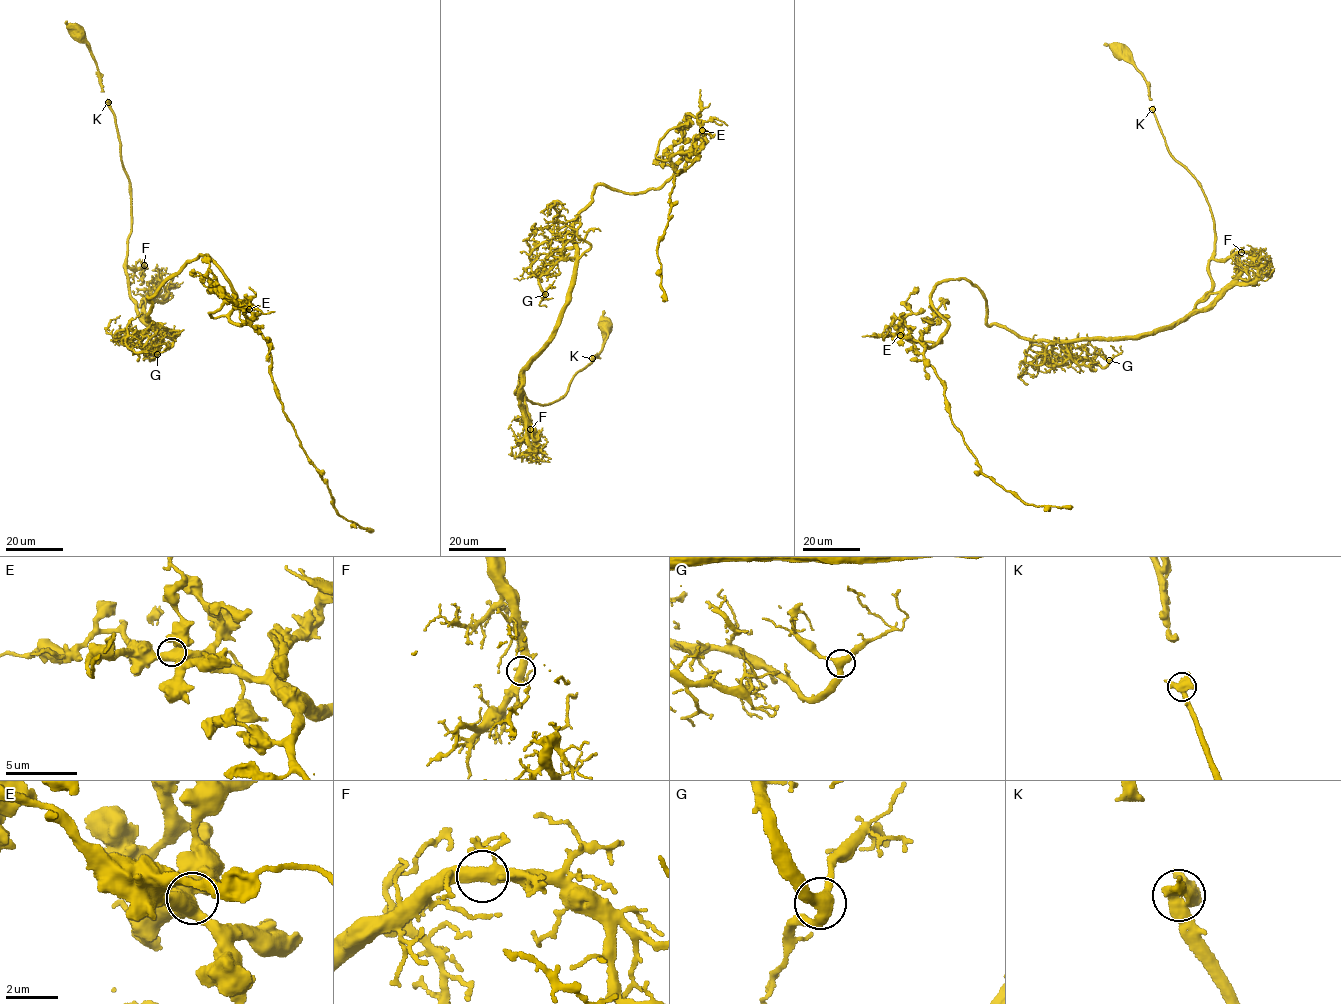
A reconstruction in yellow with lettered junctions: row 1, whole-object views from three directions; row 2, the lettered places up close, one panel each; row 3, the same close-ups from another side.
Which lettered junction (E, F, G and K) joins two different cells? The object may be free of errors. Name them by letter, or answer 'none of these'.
none of these

